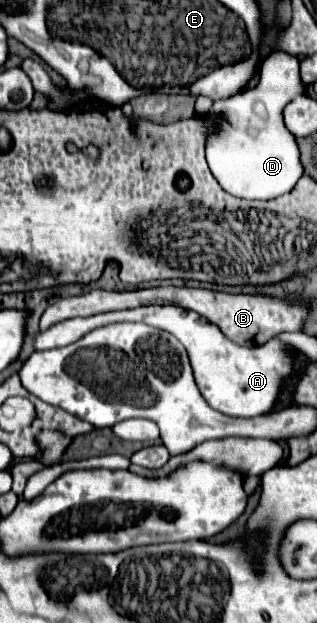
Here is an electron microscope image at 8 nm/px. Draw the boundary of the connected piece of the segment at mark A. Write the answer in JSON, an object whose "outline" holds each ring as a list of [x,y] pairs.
{"outline":[[[147,305],[147,307],[99,313],[91,317],[71,317],[39,333],[35,339],[35,349],[45,351],[45,349],[71,345],[79,341],[83,335],[87,335],[89,331],[93,331],[95,327],[103,327],[117,321],[143,321],[163,331],[171,331],[185,345],[189,353],[193,375],[201,393],[205,395],[205,401],[215,411],[229,417],[259,417],[263,413],[269,413],[275,407],[283,383],[293,373],[295,359],[297,359],[297,349],[291,343],[285,343],[281,339],[271,339],[257,347],[243,347],[227,339],[221,333],[221,329],[209,323],[205,317],[177,305]]]}

